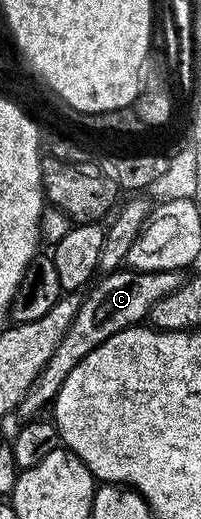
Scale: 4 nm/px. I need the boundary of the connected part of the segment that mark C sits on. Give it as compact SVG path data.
M116 270L106 273L102 277L103 281L100 279L83 296L81 306L73 318L69 330L65 330L65 338L61 338L61 346L57 346L57 350L53 350L53 358L49 358L49 362L45 362L45 370L41 370L41 374L37 374L37 378L33 378L33 386L29 386L25 398L21 398L17 409L20 421L36 419L42 413L39 411L46 404L48 407L54 401L65 378L69 378L69 374L73 374L73 366L77 366L81 362L81 358L85 358L93 350L97 350L97 346L101 346L101 342L113 338L113 334L146 321L151 315L151 307L161 298L165 298L165 294L173 294L173 290L177 290L183 285L185 279L182 271L123 271Z

